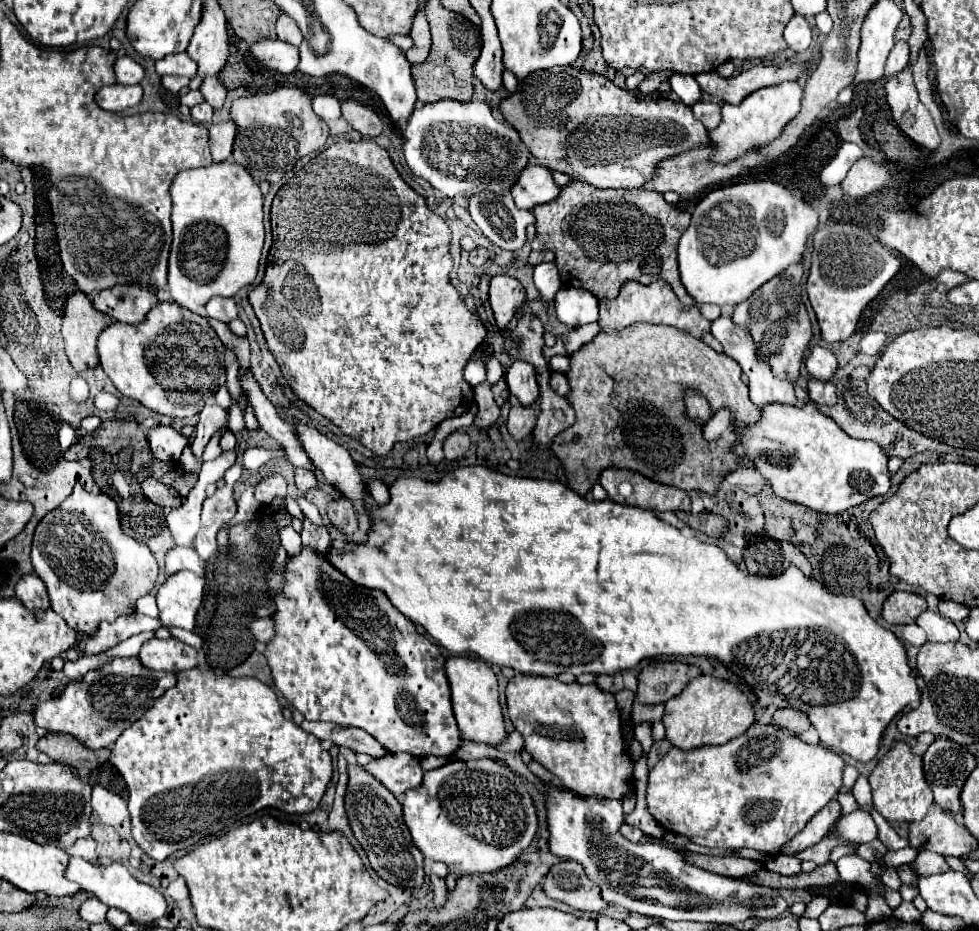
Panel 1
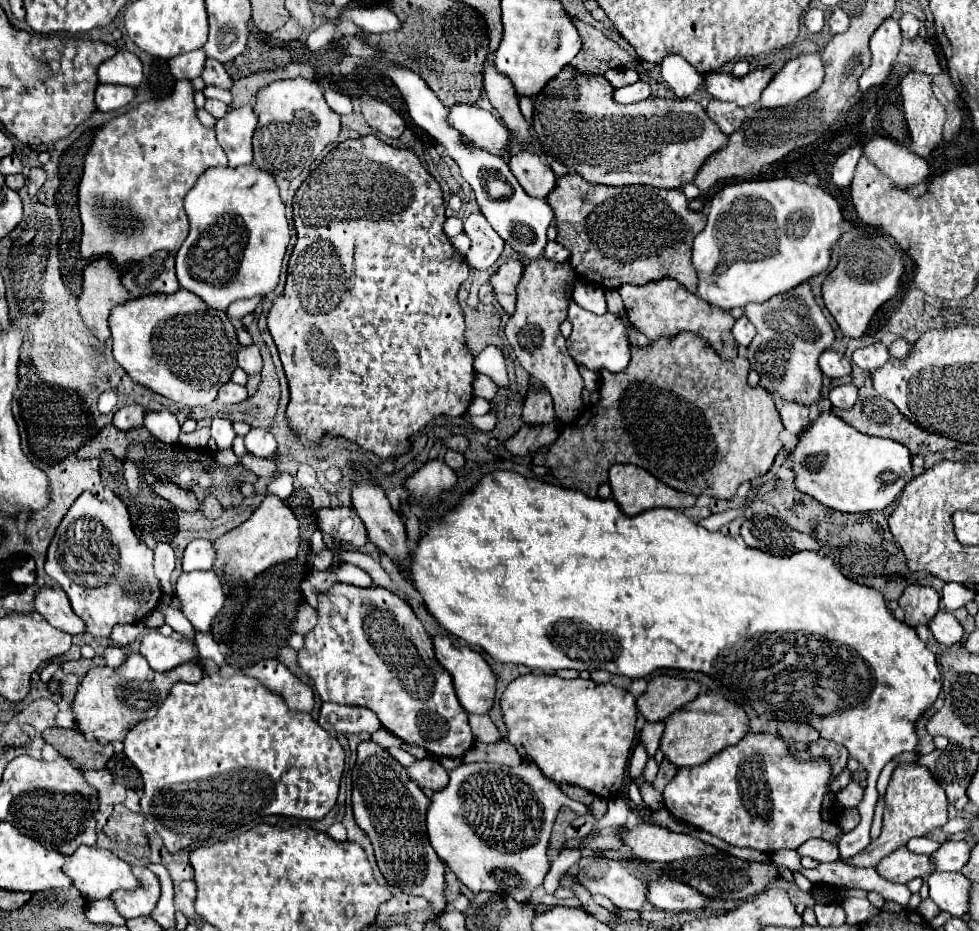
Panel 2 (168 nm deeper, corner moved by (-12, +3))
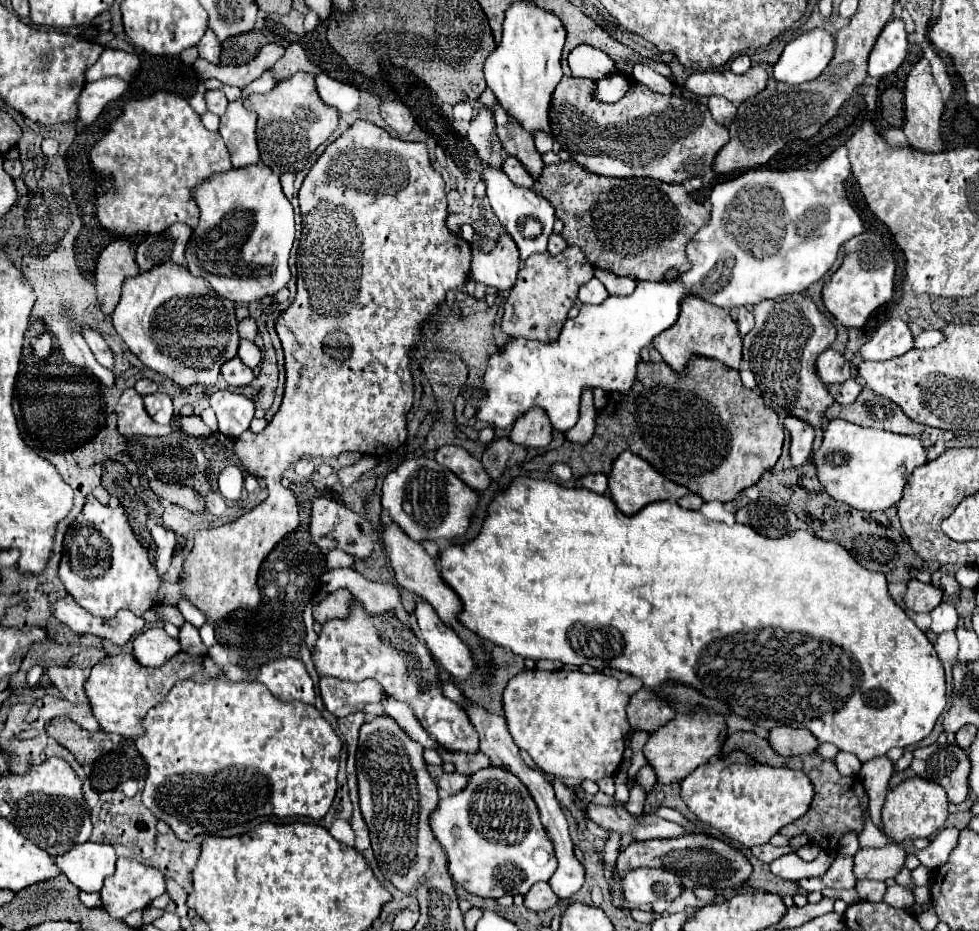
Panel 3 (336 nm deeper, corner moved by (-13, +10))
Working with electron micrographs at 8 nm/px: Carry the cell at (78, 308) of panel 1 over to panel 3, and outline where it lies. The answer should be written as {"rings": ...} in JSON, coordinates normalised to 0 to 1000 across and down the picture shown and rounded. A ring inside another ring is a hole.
{"rings":[[[123,255],[114,259],[98,282],[98,315],[100,325],[108,338],[116,334],[116,330],[123,323],[123,310],[127,304],[127,298],[139,295],[141,282],[137,278],[137,265],[131,257]]]}

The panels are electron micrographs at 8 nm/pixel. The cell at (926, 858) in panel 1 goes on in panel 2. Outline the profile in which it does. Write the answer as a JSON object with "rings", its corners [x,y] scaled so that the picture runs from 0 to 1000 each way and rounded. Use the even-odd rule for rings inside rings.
{"rings":[[[924,909],[916,911],[912,917],[904,919],[894,932],[902,943],[910,947],[924,950],[933,943],[947,943],[955,937],[953,922],[949,917],[935,917]]]}

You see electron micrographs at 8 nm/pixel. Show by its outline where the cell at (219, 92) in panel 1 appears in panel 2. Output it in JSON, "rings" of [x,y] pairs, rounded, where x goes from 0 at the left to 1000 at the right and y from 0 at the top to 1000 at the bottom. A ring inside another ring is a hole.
{"rings":[[[211,62],[209,67],[209,77],[207,77],[210,92],[222,92],[224,95],[234,95],[236,83],[231,77],[228,69],[224,69],[218,62]]]}

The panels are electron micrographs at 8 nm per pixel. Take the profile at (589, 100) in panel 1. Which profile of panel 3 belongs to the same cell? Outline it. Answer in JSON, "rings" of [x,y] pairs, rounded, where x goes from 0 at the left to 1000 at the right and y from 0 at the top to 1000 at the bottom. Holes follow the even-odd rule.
{"rings":[[[576,83],[568,98],[566,98],[566,104],[564,104],[564,115],[562,115],[562,128],[564,128],[564,139],[566,139],[566,149],[572,154],[574,160],[582,162],[584,164],[584,171],[588,175],[592,175],[594,179],[603,182],[605,186],[613,186],[617,190],[659,190],[664,192],[670,192],[670,194],[678,194],[678,197],[699,197],[707,190],[717,190],[721,184],[727,184],[727,177],[729,177],[729,169],[731,164],[746,151],[746,145],[744,145],[744,139],[737,136],[735,132],[731,132],[723,119],[723,115],[719,111],[709,111],[705,106],[697,106],[697,104],[691,104],[691,102],[676,102],[676,100],[668,100],[664,98],[662,93],[658,91],[646,91],[646,106],[633,106],[629,111],[613,111],[609,106],[605,106],[605,98],[607,98],[609,89],[603,87],[603,85],[586,85],[586,83]]]}

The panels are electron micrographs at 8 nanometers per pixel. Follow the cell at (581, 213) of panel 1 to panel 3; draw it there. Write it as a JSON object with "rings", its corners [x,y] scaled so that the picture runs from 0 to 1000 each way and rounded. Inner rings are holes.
{"rings":[[[572,173],[568,177],[558,177],[545,203],[564,218],[568,233],[576,240],[576,248],[572,252],[580,259],[580,263],[592,265],[607,287],[621,289],[629,295],[646,298],[652,302],[656,300],[674,302],[686,289],[695,293],[705,289],[699,270],[701,261],[725,235],[725,227],[719,220],[711,218],[699,203],[699,199],[682,199],[658,190],[644,190],[644,192],[615,190],[603,186],[601,182],[597,182],[586,173]]]}

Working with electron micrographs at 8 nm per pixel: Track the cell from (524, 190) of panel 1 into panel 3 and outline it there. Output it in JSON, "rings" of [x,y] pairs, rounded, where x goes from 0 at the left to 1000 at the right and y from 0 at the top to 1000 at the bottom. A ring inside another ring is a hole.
{"rings":[[[519,169],[513,175],[513,184],[519,188],[519,192],[527,199],[527,201],[545,201],[545,192],[541,190],[541,186],[537,186],[537,182],[533,179],[533,175],[529,175],[529,171]]]}

